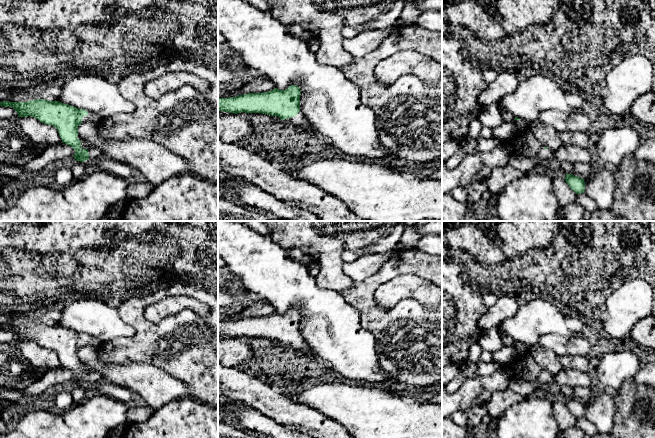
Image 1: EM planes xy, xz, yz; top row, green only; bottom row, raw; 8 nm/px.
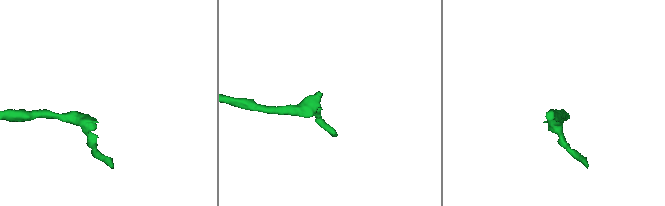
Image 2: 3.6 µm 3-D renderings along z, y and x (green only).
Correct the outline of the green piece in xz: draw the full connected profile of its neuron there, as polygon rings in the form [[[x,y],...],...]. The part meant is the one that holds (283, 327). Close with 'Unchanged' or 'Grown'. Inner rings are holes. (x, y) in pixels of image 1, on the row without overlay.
[[[296,309],[286,314],[249,317],[237,321],[218,322],[218,335],[229,337],[262,337],[291,346],[299,356],[310,359],[310,346],[300,333],[301,314]]]. Grown

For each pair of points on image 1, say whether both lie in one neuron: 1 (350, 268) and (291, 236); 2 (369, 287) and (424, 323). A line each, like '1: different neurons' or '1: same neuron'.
1: different neurons
2: same neuron

